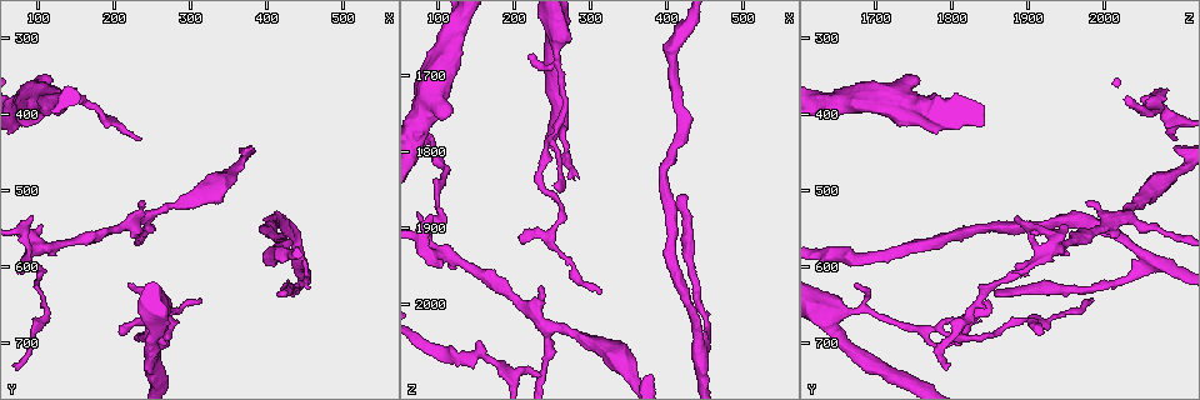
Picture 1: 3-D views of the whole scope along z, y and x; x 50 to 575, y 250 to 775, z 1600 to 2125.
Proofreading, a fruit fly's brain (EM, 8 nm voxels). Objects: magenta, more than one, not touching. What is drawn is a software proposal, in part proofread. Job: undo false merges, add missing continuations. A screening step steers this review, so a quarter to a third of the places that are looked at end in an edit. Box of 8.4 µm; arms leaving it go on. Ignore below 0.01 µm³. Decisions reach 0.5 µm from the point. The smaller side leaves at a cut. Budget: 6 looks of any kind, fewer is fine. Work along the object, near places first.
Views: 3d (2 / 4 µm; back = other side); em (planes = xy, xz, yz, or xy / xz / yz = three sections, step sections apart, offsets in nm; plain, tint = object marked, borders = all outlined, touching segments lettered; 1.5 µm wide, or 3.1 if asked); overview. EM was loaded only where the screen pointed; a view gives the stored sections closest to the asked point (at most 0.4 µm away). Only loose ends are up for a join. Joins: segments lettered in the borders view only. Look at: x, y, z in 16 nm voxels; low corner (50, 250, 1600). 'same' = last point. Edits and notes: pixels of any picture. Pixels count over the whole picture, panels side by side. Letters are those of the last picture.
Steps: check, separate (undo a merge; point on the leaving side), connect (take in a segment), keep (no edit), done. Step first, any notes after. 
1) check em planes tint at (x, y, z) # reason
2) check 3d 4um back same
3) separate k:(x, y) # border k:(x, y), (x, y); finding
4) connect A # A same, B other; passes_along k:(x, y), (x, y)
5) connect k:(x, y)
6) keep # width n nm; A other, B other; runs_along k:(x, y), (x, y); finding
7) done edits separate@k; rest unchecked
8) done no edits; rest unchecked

check 3d 4um at (280, 670, 1835) # touches itself

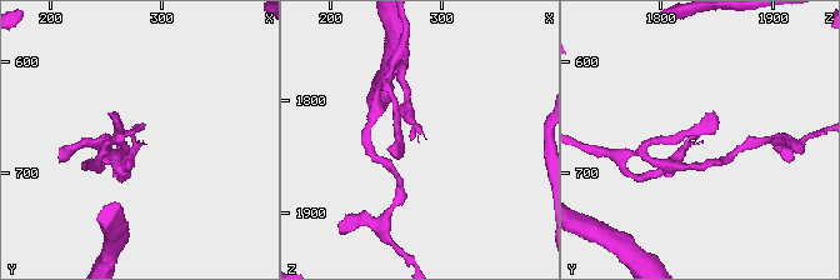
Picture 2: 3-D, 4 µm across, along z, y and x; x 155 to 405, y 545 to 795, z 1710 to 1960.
check em planes tint at (278, 670, 1830) # now the EM

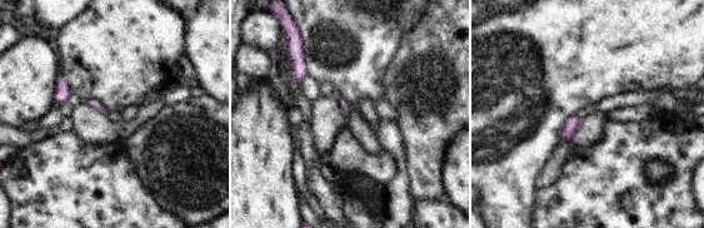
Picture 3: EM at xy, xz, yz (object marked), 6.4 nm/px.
check em planes borders same

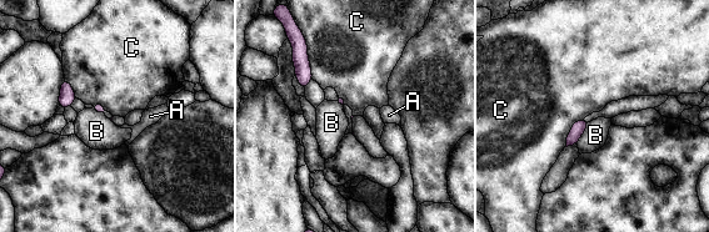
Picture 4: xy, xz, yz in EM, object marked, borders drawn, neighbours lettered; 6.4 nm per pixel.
keep # A other, B other, C other; border 4:(305, 41), (313, 79); continuous, no second neuron

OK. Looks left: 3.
check 3d 2um at (220, 620, 1675) # thin end

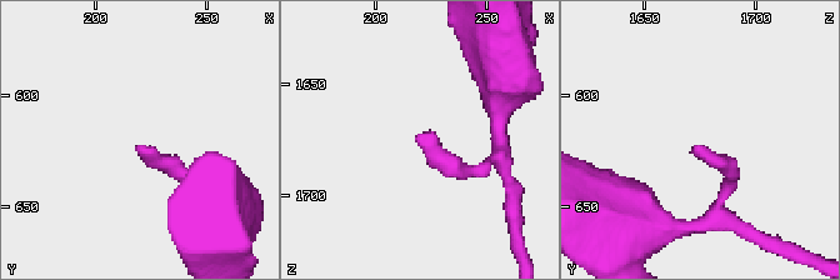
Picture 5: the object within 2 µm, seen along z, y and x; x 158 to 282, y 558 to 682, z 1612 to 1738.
check em planes borders at (220, 624, 1674)

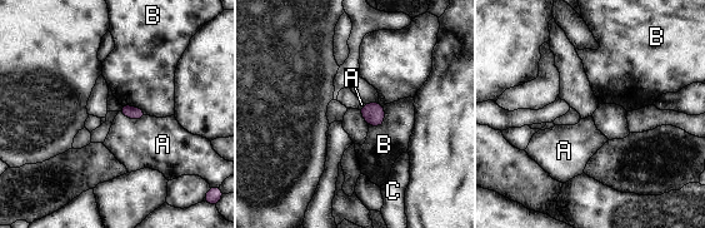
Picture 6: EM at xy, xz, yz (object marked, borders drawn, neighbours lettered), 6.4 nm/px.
keep # A other, B other, C other; border 6:(119, 112), (134, 119), (145, 115); none of them fits

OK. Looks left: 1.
done no edits; rest unchecked

